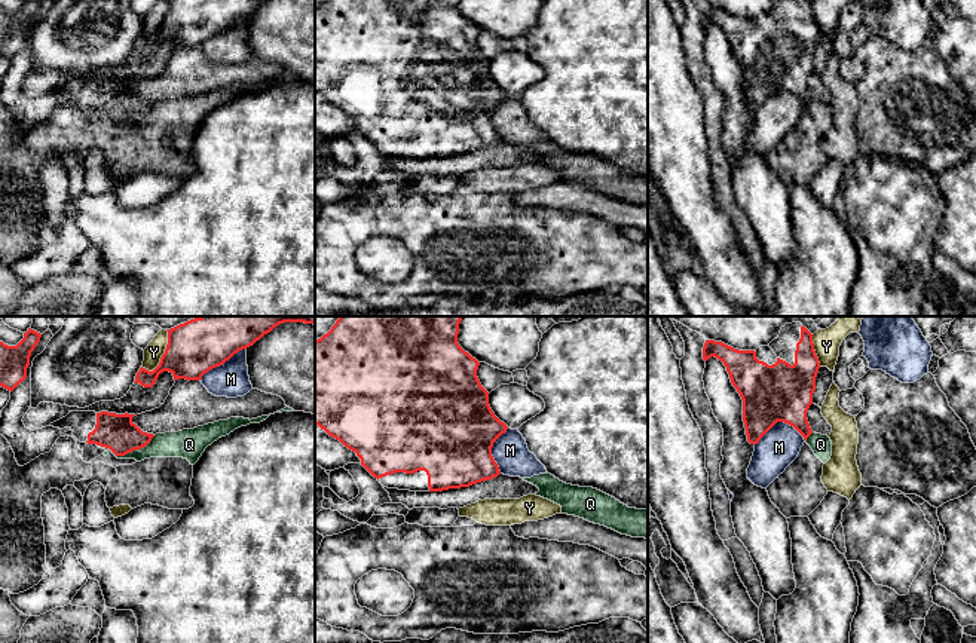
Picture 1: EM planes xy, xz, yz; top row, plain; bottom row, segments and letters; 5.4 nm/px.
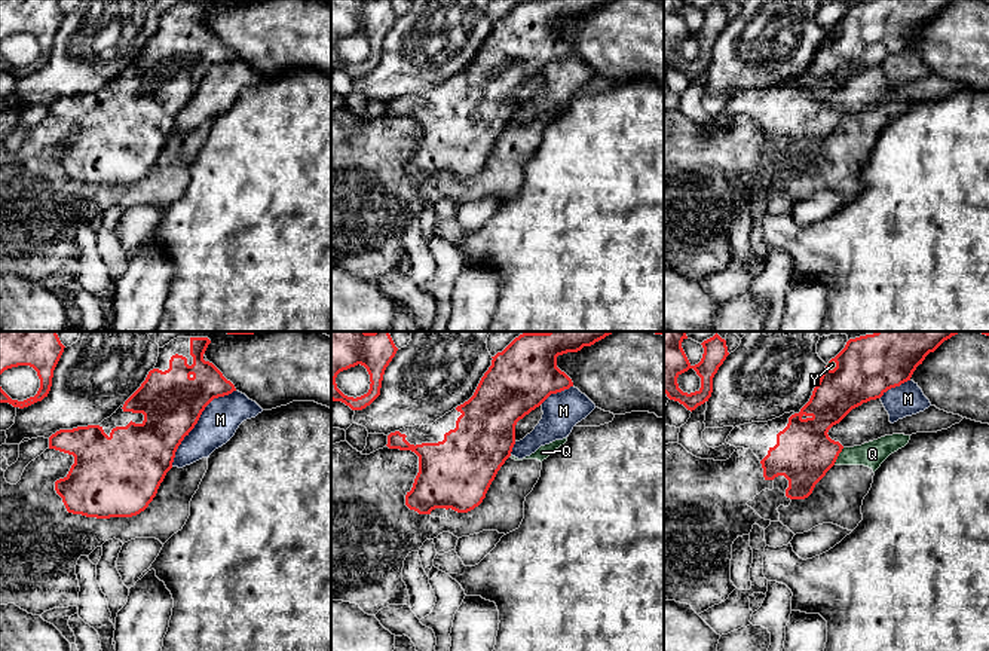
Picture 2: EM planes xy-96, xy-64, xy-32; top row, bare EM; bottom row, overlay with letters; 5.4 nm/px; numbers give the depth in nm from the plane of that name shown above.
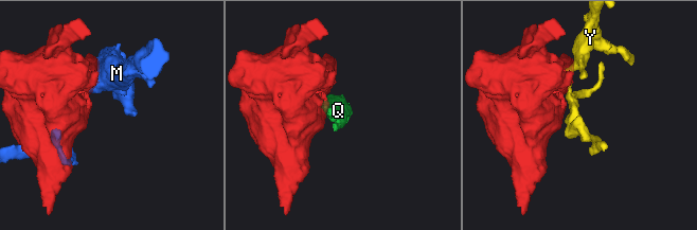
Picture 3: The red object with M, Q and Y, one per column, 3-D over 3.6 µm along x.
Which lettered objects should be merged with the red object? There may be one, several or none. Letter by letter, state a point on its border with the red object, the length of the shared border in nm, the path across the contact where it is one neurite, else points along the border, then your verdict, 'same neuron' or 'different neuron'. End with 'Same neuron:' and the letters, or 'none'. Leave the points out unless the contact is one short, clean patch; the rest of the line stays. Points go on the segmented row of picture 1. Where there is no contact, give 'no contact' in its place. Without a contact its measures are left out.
M: meets red in yz at (780, 420); contact 280 nm long; different neuron
Q: meets red in xy at (131, 450); contact 260 nm long; border along xy (155, 435), (144, 446), (124, 455), (115, 455), (109, 449); different neuron
Y: meets red in xy at (162, 355); contact 260 nm long; border along xy (167, 330), (167, 348), (161, 361), (152, 370), (143, 369); different neuron
Same neuron: none

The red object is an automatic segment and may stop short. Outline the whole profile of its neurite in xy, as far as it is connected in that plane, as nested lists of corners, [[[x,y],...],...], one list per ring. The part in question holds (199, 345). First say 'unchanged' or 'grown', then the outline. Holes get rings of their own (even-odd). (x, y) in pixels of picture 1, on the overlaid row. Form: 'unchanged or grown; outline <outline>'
unchanged; outline [[[199,316],[180,324],[168,331],[168,345],[159,365],[149,371],[140,368],[134,383],[152,388],[159,374],[169,371],[174,380],[201,380],[209,370],[223,365],[235,353],[253,346],[264,334],[284,322],[305,322],[315,325],[315,316]]]

